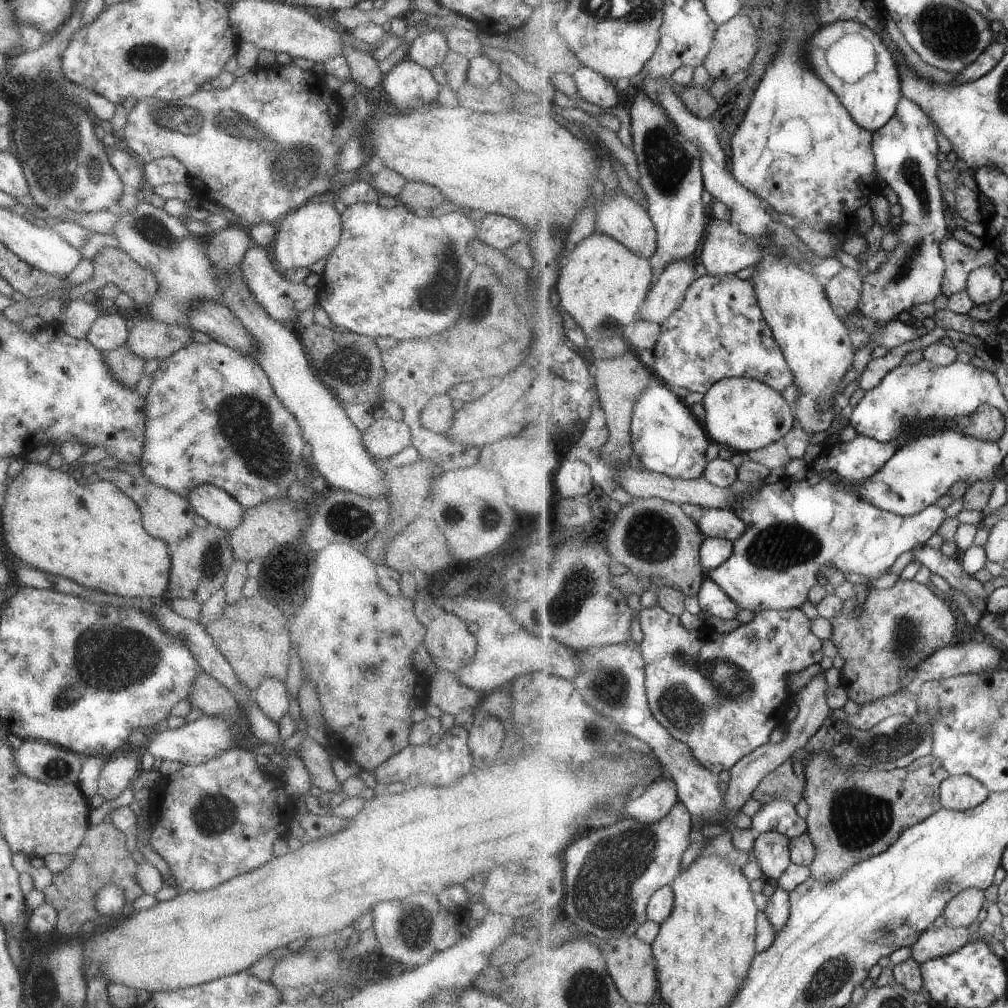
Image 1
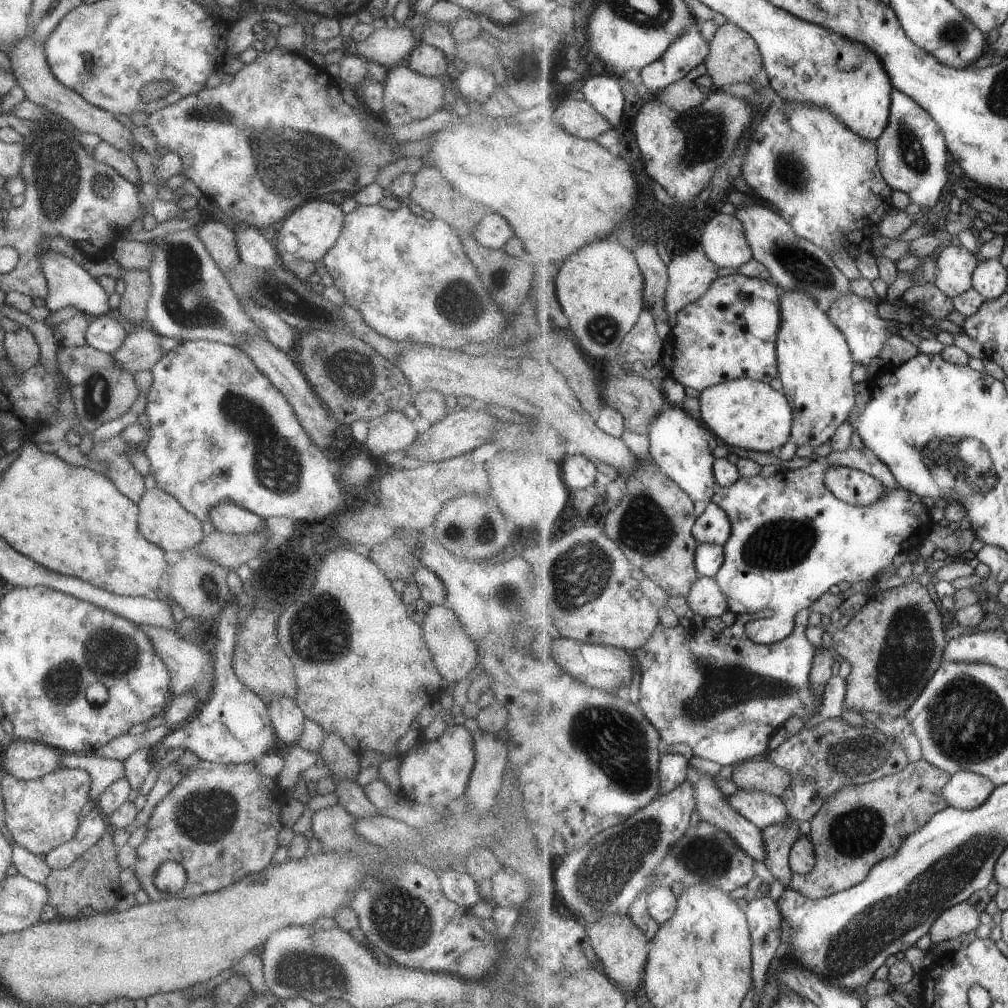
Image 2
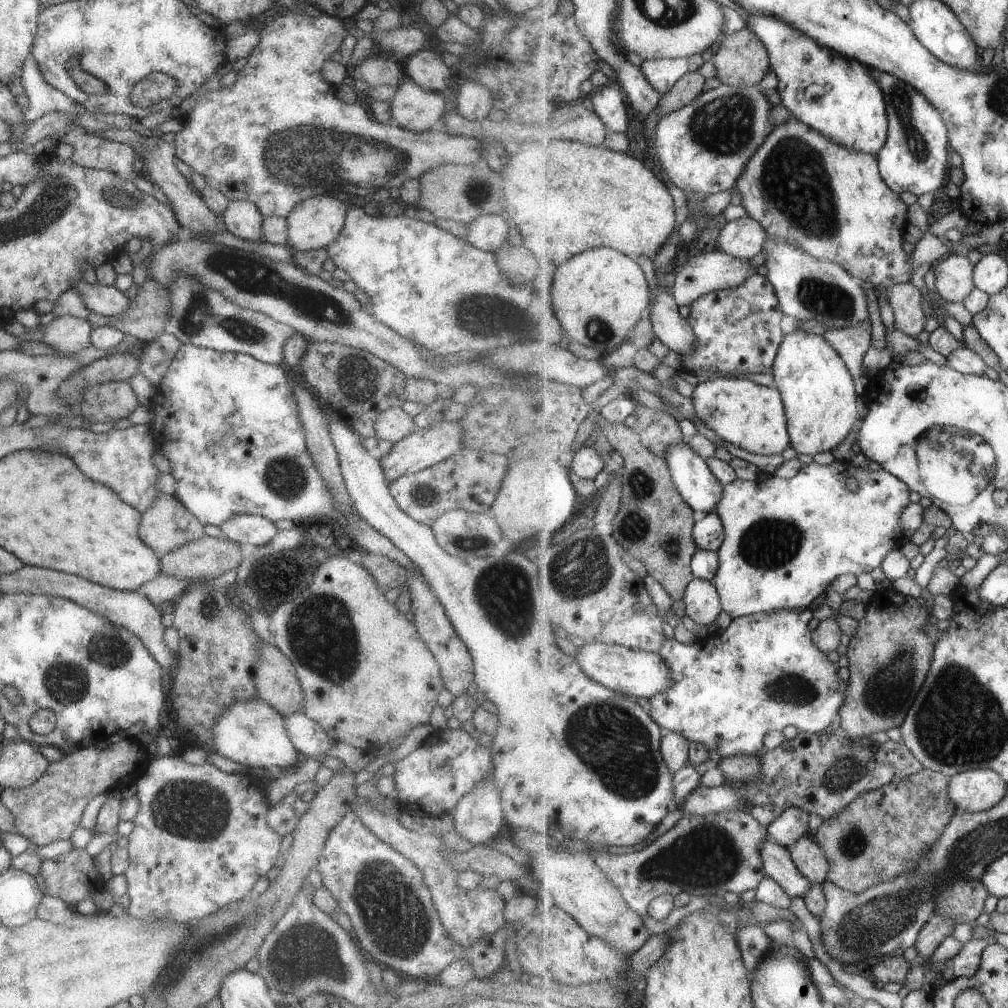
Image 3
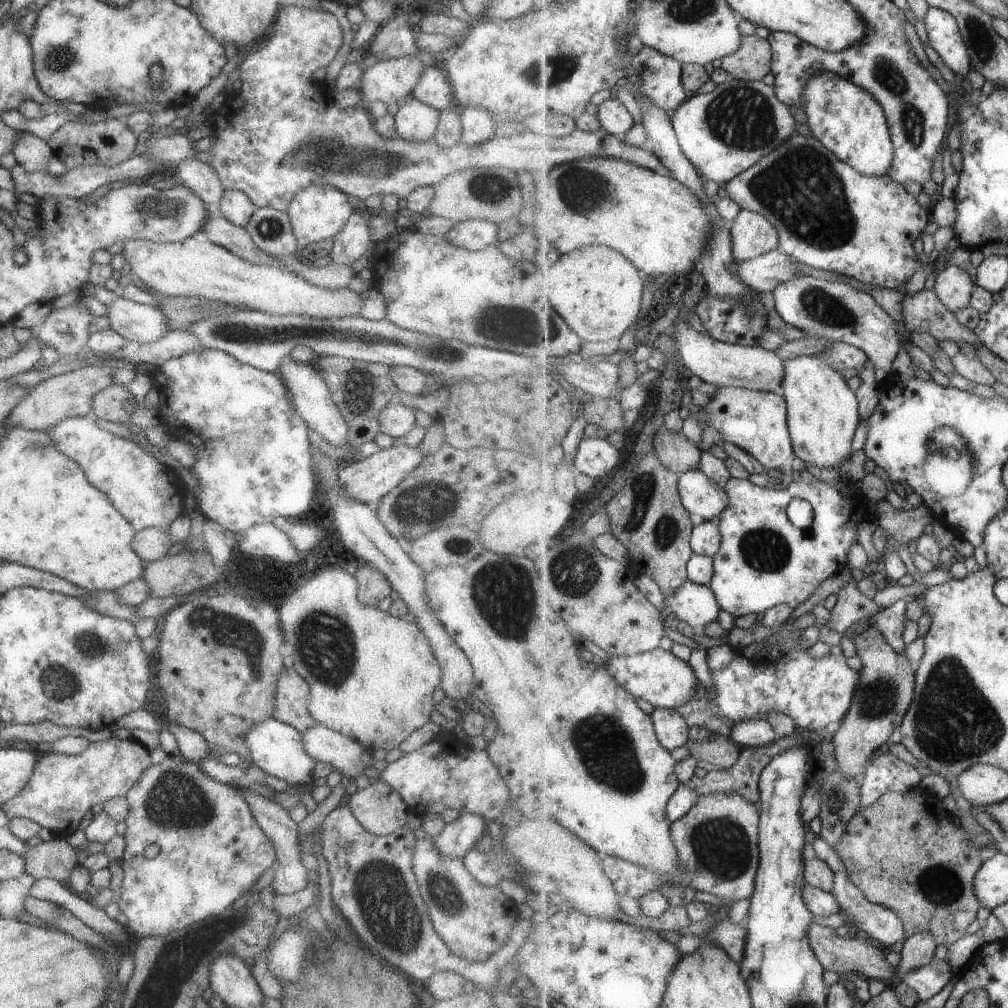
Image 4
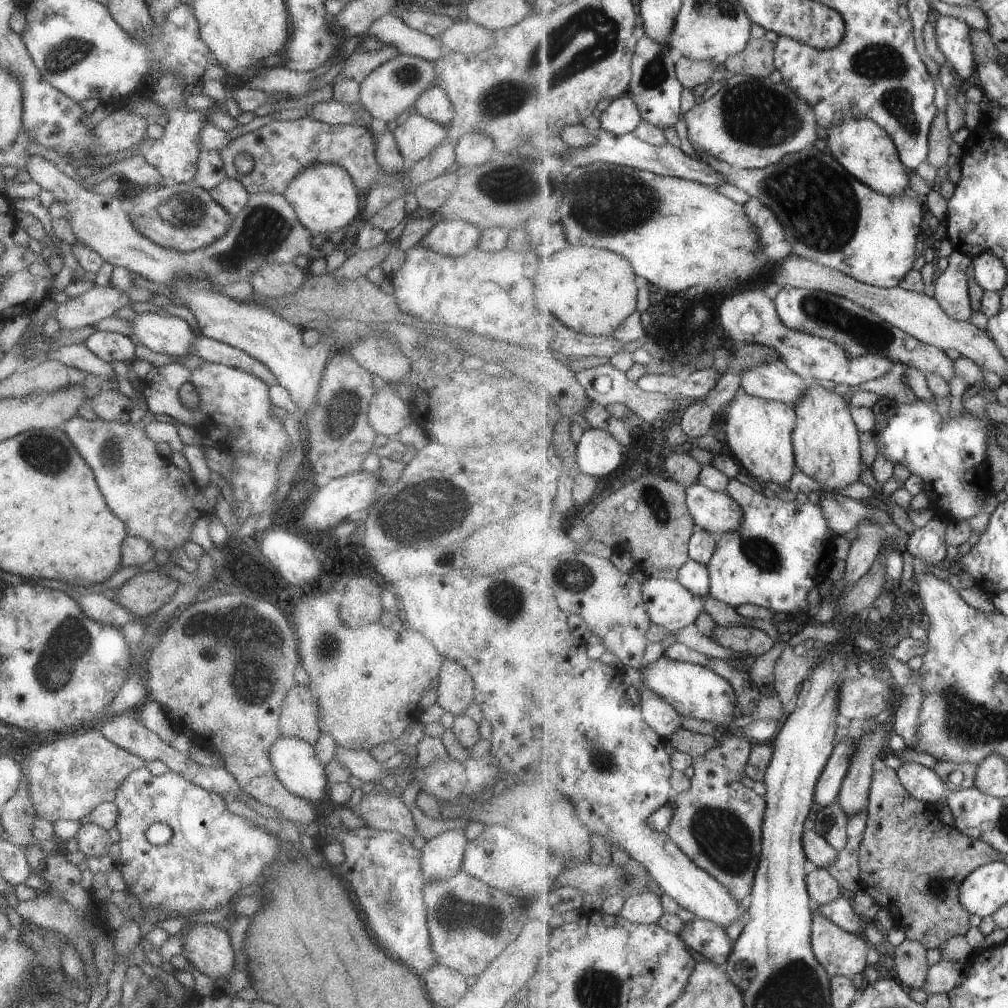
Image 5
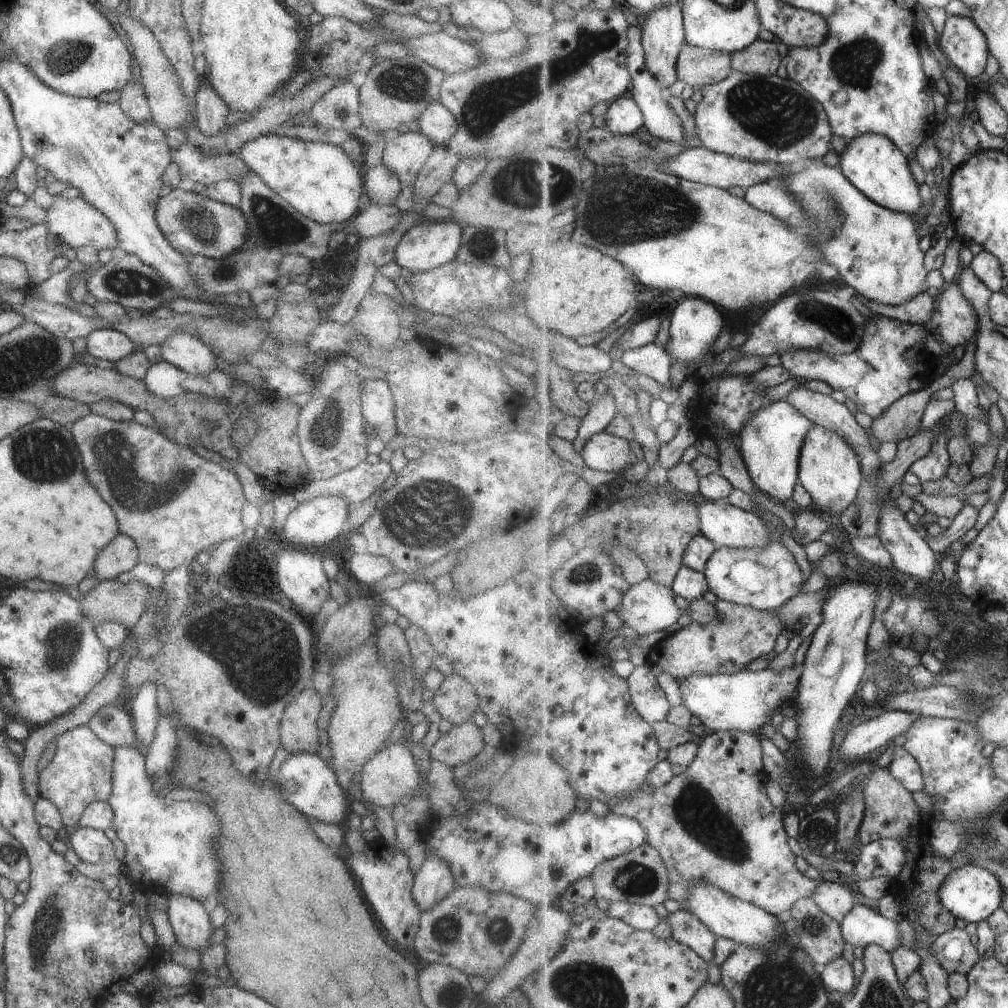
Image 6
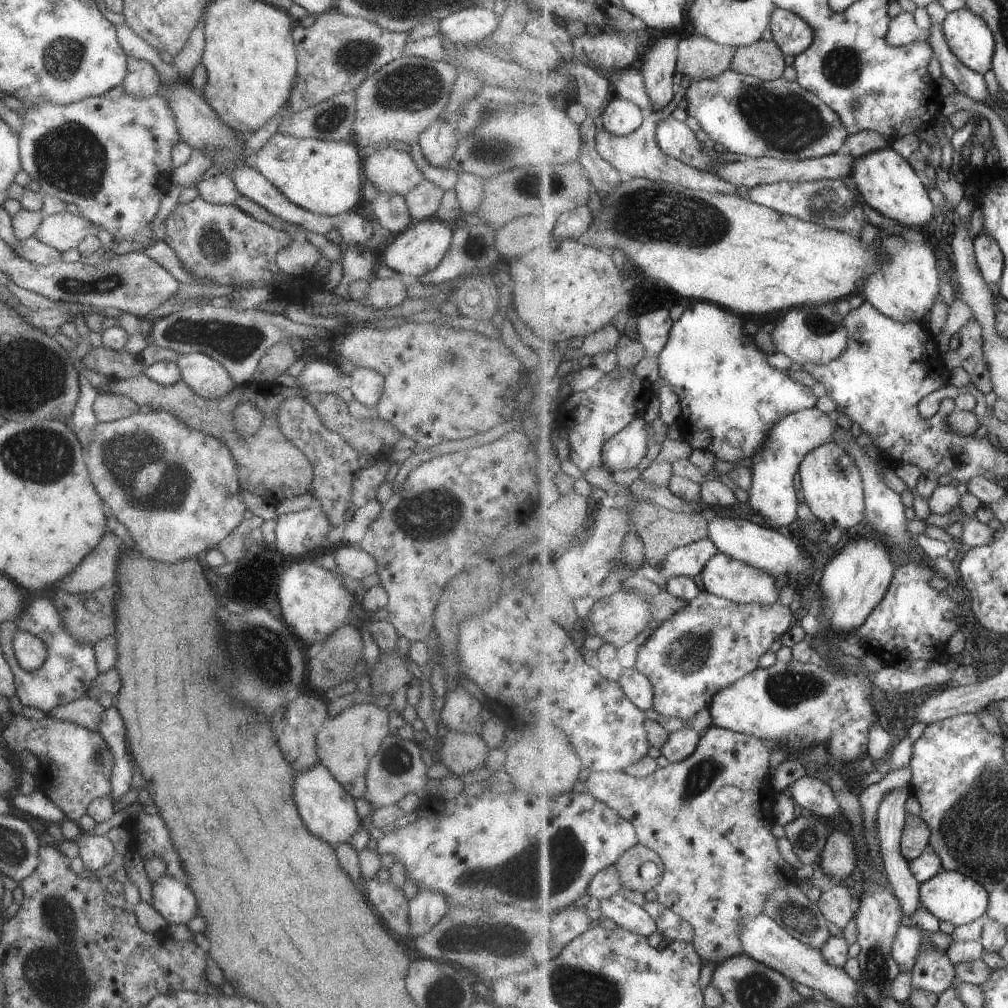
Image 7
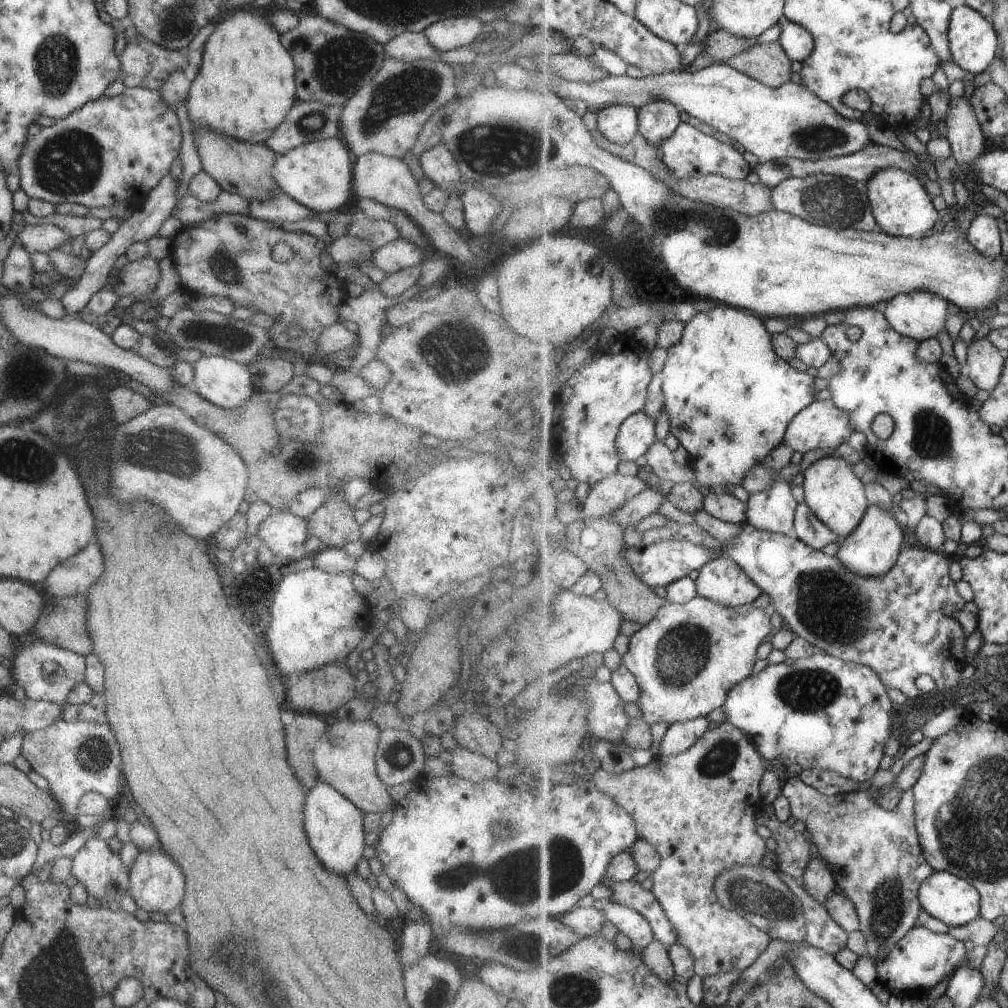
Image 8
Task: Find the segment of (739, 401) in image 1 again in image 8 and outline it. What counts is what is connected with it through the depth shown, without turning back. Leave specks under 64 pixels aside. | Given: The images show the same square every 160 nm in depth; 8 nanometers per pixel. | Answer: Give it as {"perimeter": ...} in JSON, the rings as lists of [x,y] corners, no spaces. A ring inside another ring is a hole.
{"perimeter":[[[820,397],[813,401],[811,405],[804,408],[793,418],[788,426],[785,435],[785,444],[797,452],[805,454],[813,448],[833,448],[836,449],[844,442],[848,442],[849,437],[855,432],[854,424],[849,413],[841,407],[835,406],[831,401]],[[781,474],[774,475],[774,482],[769,489],[752,494],[747,504],[747,524],[759,531],[787,536],[792,533],[798,503]]]}

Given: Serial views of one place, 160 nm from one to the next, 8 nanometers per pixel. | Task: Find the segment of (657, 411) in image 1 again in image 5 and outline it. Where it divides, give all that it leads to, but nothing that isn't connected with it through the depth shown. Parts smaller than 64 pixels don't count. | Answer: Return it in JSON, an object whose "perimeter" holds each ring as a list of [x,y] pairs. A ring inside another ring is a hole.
{"perimeter":[[[703,483],[686,488],[688,510],[695,523],[719,537],[721,534],[735,532],[743,522],[743,508],[725,491],[711,490]]]}

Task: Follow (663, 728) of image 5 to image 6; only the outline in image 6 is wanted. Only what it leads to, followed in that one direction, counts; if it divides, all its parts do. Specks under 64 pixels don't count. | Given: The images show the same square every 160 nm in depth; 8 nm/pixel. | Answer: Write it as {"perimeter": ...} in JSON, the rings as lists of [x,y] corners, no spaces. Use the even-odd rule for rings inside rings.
{"perimeter":[[[646,662],[644,665],[635,667],[629,678],[626,678],[630,686],[633,704],[637,712],[650,723],[665,721],[671,704],[665,696],[665,690],[659,686],[659,680],[655,676],[651,664]]]}

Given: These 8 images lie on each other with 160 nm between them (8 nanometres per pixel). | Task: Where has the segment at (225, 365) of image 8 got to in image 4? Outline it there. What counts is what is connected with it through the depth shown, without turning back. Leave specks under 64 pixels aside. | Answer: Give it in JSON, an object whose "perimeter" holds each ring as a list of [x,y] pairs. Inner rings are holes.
{"perimeter":[[[119,297],[105,307],[109,328],[124,340],[153,342],[169,331],[167,322],[161,318],[159,310],[151,305],[136,304]]]}

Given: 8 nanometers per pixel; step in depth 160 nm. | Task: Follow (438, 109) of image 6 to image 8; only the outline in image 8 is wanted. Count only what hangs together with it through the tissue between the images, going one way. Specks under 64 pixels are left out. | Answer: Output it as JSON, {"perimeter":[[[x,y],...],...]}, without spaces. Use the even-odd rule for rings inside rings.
{"perimeter":[[[439,142],[432,146],[429,150],[422,152],[418,161],[424,177],[435,189],[443,191],[448,197],[459,196],[460,198],[457,189],[465,180],[445,145]]]}

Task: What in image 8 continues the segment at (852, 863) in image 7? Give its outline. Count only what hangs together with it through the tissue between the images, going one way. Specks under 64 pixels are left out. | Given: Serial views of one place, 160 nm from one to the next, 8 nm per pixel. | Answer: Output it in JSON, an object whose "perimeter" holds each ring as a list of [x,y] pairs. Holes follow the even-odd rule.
{"perimeter":[[[816,856],[809,863],[802,876],[802,895],[809,893],[815,900],[825,904],[826,900],[835,892],[836,878],[828,869],[828,863],[821,856]]]}

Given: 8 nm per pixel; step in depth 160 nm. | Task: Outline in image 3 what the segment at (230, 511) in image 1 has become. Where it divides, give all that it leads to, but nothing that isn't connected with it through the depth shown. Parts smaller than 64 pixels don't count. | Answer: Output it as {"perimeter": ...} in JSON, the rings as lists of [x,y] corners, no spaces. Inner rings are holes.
{"perimeter":[[[233,514],[219,526],[222,537],[231,543],[262,546],[269,543],[277,530],[267,518],[258,515]]]}

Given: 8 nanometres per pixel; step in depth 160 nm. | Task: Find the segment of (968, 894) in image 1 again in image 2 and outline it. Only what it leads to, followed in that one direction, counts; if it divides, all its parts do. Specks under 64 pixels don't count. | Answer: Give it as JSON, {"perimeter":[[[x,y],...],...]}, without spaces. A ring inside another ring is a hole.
{"perimeter":[[[968,901],[946,910],[933,923],[929,932],[932,947],[945,941],[964,938],[969,932],[975,932],[981,926],[979,910]]]}

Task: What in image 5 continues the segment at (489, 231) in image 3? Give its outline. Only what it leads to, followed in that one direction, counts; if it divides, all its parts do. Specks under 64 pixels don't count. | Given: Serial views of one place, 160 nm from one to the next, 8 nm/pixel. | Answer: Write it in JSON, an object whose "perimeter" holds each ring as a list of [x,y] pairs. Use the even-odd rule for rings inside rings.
{"perimeter":[[[442,219],[419,240],[418,244],[425,250],[441,256],[460,256],[467,250],[475,249],[479,238],[481,228],[469,222]]]}

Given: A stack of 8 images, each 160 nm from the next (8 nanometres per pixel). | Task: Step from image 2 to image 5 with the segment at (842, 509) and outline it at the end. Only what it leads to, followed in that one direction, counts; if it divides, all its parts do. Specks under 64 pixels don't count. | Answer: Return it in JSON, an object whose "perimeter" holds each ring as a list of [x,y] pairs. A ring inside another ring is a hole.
{"perimeter":[[[733,479],[727,486],[726,494],[740,504],[745,514],[745,522],[733,532],[721,534],[712,561],[709,562],[711,574],[710,596],[733,609],[745,604],[753,604],[773,611],[776,614],[807,614],[809,608],[809,590],[819,586],[824,579],[830,577],[834,565],[835,544],[838,535],[827,538],[832,529],[829,518],[825,516],[825,508],[820,503],[800,503],[792,496],[771,495],[767,491],[757,491],[751,486]]]}

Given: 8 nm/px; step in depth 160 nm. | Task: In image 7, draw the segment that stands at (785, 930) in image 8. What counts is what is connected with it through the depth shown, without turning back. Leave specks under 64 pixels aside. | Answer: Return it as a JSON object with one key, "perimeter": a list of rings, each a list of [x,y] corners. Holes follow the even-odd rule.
{"perimeter":[[[785,886],[769,896],[764,914],[781,921],[792,936],[823,950],[833,936],[829,933],[829,920],[821,912],[818,902],[811,902],[799,886]]]}

